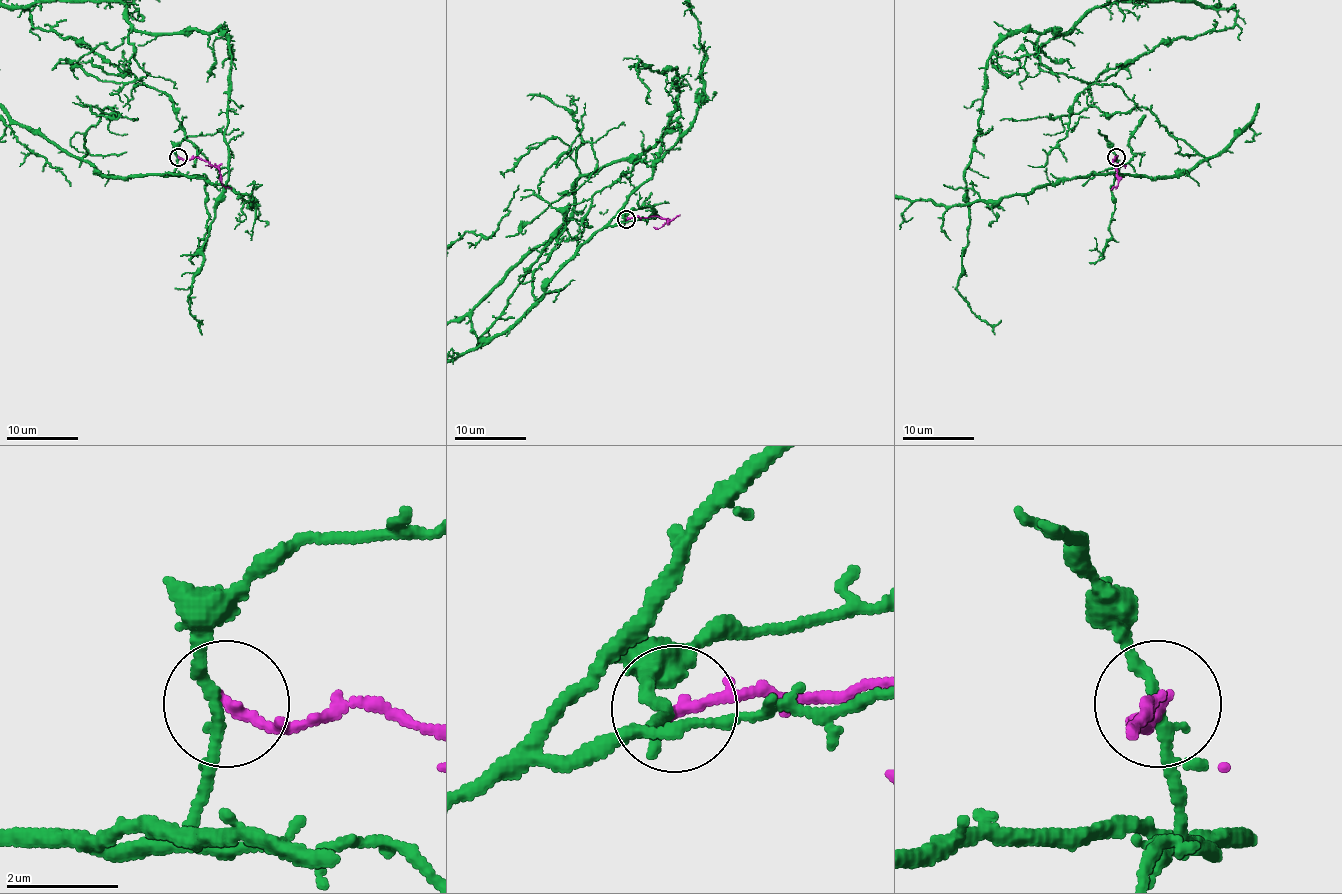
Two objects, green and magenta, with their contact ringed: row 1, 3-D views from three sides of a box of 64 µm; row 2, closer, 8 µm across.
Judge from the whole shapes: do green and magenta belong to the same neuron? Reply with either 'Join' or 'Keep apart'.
Keep apart

